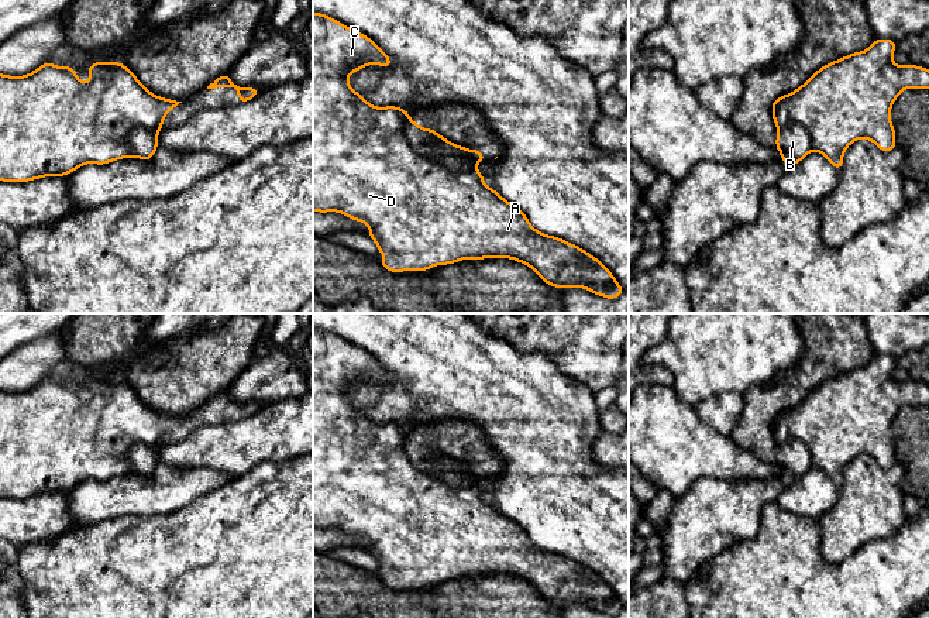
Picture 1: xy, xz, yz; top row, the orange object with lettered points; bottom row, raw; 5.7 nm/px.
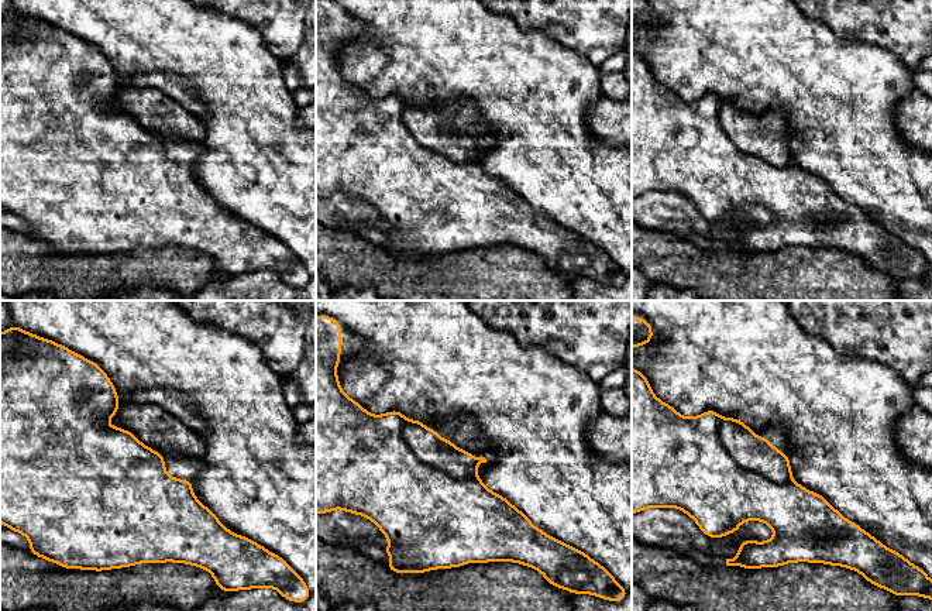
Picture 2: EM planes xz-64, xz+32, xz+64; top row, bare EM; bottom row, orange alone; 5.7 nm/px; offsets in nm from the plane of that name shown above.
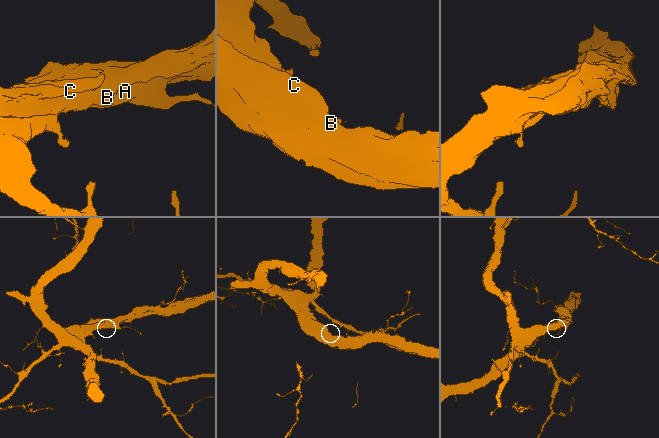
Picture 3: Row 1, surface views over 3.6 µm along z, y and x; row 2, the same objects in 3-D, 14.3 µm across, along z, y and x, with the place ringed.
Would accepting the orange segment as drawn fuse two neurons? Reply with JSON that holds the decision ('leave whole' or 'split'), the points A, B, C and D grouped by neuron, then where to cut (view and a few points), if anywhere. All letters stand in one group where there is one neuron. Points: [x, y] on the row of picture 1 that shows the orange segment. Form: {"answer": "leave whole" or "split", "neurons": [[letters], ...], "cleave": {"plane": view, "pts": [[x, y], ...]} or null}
{"answer": "split", "neurons": [["A", "C", "D"], ["B"]], "cleave": {"plane": "xz", "pts": [[405, 122], [417, 153], [451, 170], [475, 162]]}}

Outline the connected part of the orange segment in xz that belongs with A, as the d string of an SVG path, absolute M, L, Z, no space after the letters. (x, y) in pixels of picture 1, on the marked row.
M313 13L313 212L337 212L355 222L365 223L369 227L368 237L375 241L378 251L385 255L379 262L389 272L427 271L436 265L455 264L461 260L510 258L526 264L543 282L560 289L578 286L606 299L616 299L623 293L623 288L615 279L613 274L598 258L575 244L536 230L517 206L503 199L499 192L491 189L484 182L484 175L476 169L476 162L468 159L460 171L451 171L438 159L417 154L405 135L405 124L410 119L410 114L396 106L375 107L348 85L348 76L352 72L375 63L386 69L392 65L392 61L369 37L341 24L333 17Z

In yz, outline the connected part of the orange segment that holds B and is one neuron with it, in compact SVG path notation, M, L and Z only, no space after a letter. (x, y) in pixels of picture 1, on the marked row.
M788 123L777 130L775 148L787 166L795 165L812 151L811 135L801 124Z

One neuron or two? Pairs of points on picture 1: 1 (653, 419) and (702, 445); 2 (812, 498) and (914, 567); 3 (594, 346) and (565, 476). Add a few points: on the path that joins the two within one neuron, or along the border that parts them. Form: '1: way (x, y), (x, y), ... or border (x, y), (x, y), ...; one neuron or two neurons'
1: way (666, 432), (678, 445), (690, 445); one neuron
2: border (785, 510), (818, 519); two neurons
3: border (557, 366), (581, 381), (594, 394); two neurons

